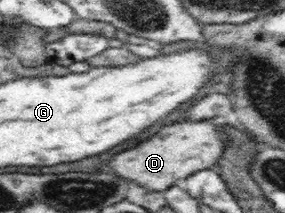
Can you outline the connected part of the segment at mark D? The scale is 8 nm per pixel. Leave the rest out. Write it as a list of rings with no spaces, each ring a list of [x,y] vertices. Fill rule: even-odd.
[[[205,119],[205,121],[185,121],[185,123],[167,125],[159,133],[155,133],[151,139],[141,141],[141,143],[137,143],[131,149],[113,155],[109,159],[109,167],[115,169],[115,173],[119,177],[129,179],[129,181],[133,181],[133,183],[137,183],[137,185],[141,185],[145,189],[151,189],[151,191],[163,191],[173,185],[182,184],[182,181],[192,176],[193,173],[213,167],[219,157],[221,157],[221,153],[223,153],[223,135],[217,129],[224,129],[224,127],[223,124],[217,127],[215,123],[217,121]]]

